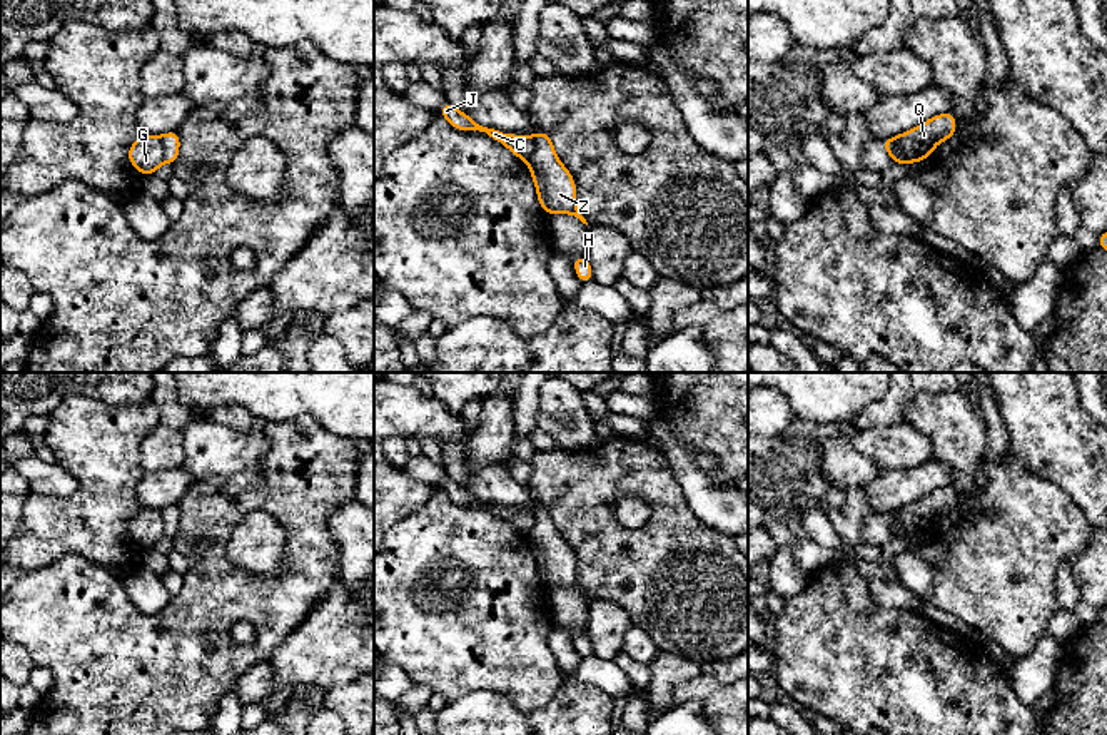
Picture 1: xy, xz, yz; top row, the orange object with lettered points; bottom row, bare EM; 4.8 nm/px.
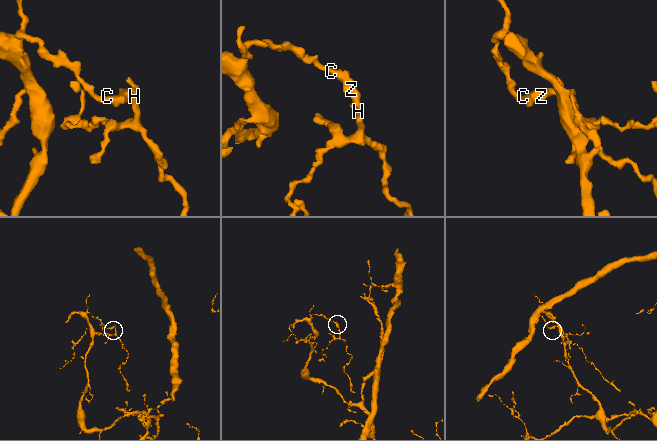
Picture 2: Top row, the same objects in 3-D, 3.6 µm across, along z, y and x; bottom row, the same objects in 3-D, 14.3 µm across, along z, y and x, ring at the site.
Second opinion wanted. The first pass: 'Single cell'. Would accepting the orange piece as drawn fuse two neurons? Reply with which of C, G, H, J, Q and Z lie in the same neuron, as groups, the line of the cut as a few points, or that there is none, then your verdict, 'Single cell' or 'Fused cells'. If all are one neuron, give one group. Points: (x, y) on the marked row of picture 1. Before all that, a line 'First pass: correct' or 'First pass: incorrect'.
First pass: incorrect
Groups: C G J / H Q Z. Split along xz (533, 137), (535, 149), (528, 162). Fused cells

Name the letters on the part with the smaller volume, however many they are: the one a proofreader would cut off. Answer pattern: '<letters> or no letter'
H, Q, Z

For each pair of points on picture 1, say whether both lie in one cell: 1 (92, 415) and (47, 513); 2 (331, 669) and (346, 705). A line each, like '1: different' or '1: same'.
1: same
2: different

